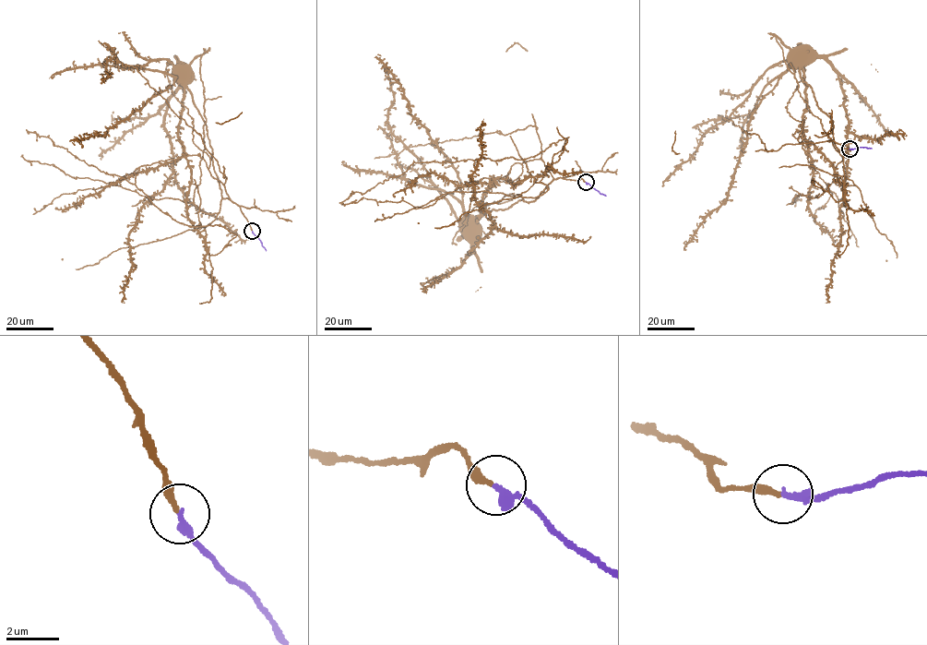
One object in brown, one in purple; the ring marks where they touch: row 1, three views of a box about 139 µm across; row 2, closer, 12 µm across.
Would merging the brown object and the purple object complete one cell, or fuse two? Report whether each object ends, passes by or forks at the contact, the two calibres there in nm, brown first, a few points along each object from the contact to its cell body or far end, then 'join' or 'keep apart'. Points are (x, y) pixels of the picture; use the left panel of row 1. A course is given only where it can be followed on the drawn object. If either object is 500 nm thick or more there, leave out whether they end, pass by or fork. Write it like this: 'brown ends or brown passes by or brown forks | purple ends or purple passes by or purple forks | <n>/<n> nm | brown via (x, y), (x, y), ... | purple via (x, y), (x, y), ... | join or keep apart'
brown ends | purple ends | 240/300 nm | brown via (252, 231), (239, 206), (221, 197), (206, 125), (183, 84), (165, 113), (172, 174), (129, 233), (124, 303) | purple via (252, 231), (266, 250) | join

